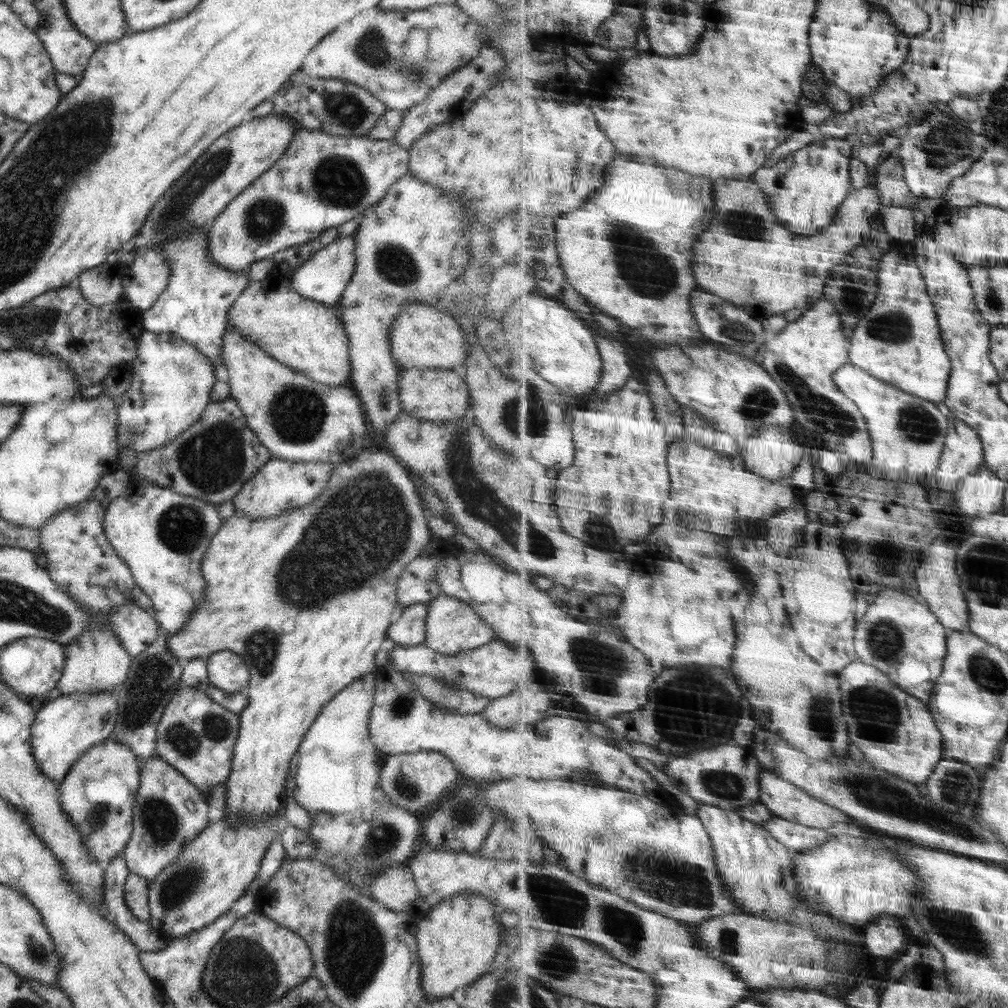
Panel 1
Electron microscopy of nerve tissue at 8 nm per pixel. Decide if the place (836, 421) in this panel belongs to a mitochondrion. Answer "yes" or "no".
yes

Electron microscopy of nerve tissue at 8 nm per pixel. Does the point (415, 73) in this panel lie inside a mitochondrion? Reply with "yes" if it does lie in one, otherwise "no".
yes

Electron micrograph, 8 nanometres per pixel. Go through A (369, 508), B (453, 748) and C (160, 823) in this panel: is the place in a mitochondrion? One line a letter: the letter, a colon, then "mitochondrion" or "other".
A: mitochondrion
B: other
C: mitochondrion

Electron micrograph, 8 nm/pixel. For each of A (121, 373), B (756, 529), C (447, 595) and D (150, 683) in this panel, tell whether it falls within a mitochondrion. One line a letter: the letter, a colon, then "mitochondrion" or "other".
A: other
B: other
C: other
D: mitochondrion

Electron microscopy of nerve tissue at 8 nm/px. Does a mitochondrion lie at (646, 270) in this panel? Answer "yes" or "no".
yes

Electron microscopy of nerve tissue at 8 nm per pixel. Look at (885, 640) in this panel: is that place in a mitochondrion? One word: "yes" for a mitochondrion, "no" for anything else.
yes

